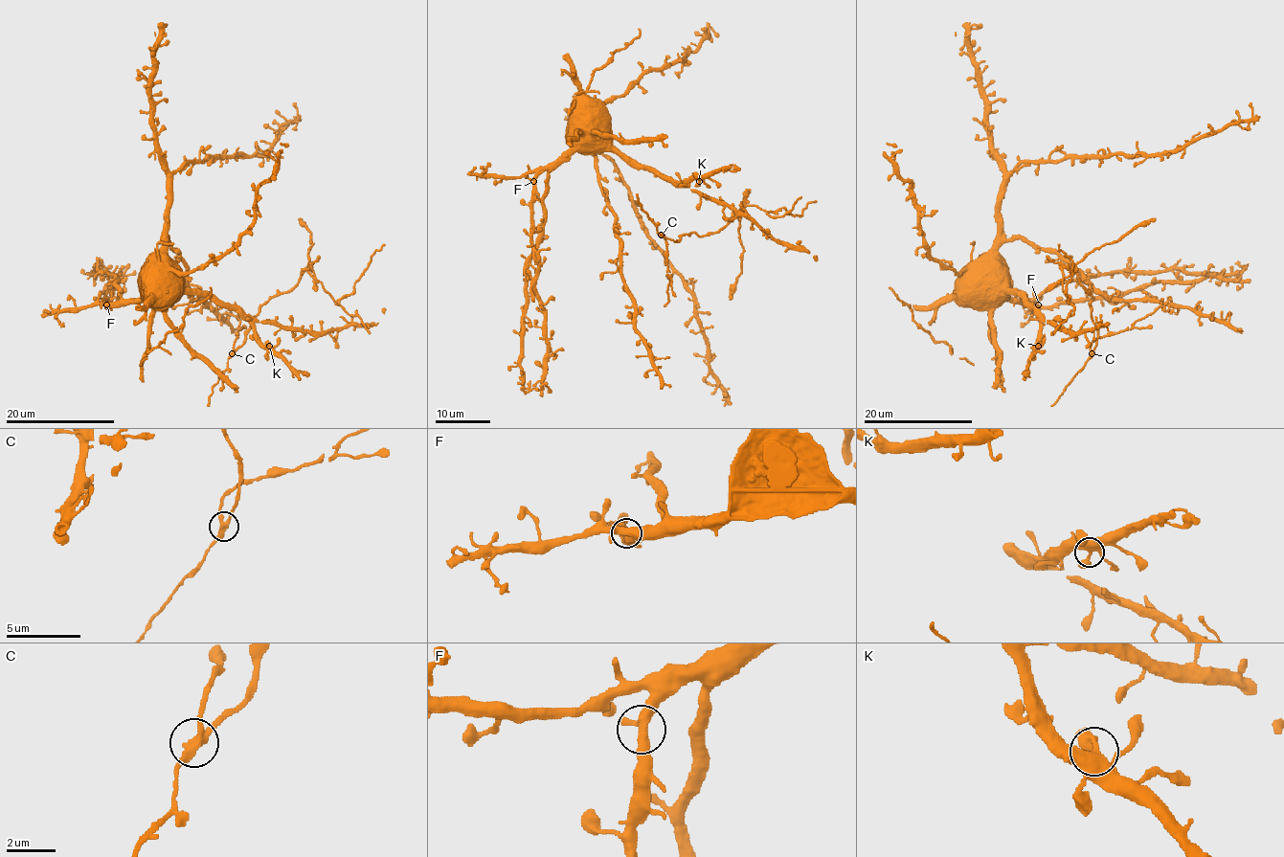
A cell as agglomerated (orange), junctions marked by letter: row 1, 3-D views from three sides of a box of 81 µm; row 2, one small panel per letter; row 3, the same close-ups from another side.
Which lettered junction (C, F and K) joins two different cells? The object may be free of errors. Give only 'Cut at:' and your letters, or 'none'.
Cut at: C

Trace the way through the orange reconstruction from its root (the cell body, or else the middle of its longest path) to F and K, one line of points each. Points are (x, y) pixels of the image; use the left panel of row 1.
F: (165, 269), (162, 278), (142, 298), (120, 300), (106, 304)
K: (165, 269), (178, 288), (200, 291), (238, 311), (249, 323), (253, 333), (267, 347), (269, 346)

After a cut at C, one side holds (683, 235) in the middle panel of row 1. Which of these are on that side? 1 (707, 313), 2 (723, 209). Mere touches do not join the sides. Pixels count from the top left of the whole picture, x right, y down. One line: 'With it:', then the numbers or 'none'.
With it: none

